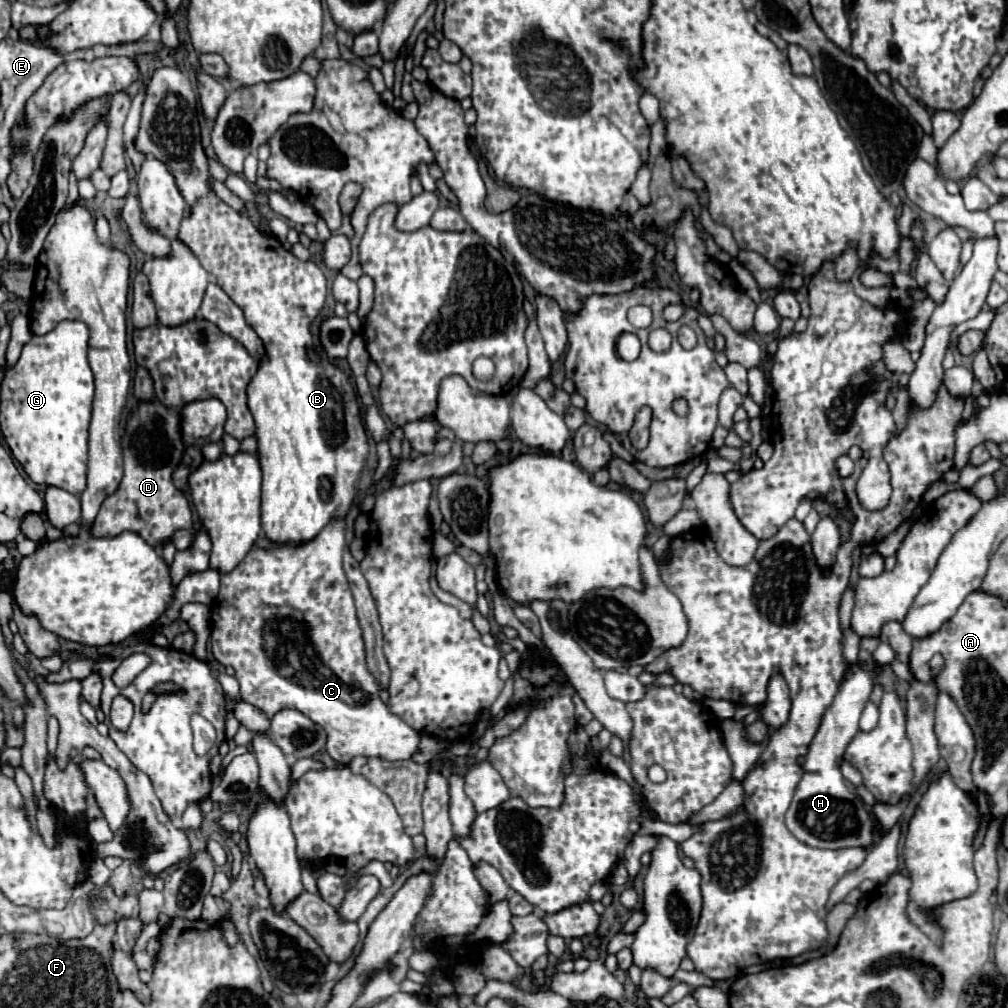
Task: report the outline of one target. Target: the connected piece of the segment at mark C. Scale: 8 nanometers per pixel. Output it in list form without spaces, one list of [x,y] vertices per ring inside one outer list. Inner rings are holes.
[[[333,519],[315,539],[305,541],[301,545],[281,545],[281,547],[273,547],[271,551],[253,547],[247,553],[247,557],[241,561],[241,565],[237,565],[237,569],[233,569],[231,573],[225,573],[221,577],[221,591],[213,603],[215,607],[211,607],[211,651],[213,651],[213,657],[221,665],[231,665],[235,669],[235,679],[239,681],[243,699],[247,703],[259,707],[267,717],[273,717],[281,709],[297,709],[297,711],[305,713],[311,721],[319,723],[327,731],[327,753],[335,761],[347,765],[357,755],[381,757],[387,761],[411,759],[411,755],[417,751],[419,733],[415,729],[411,729],[409,725],[405,725],[397,715],[387,711],[385,703],[379,697],[379,687],[373,681],[373,675],[365,669],[365,647],[361,641],[361,627],[357,625],[353,595],[349,591],[349,583],[345,579],[345,573],[343,573],[343,553],[345,553],[345,545],[347,545],[345,533],[347,533],[345,519]]]

